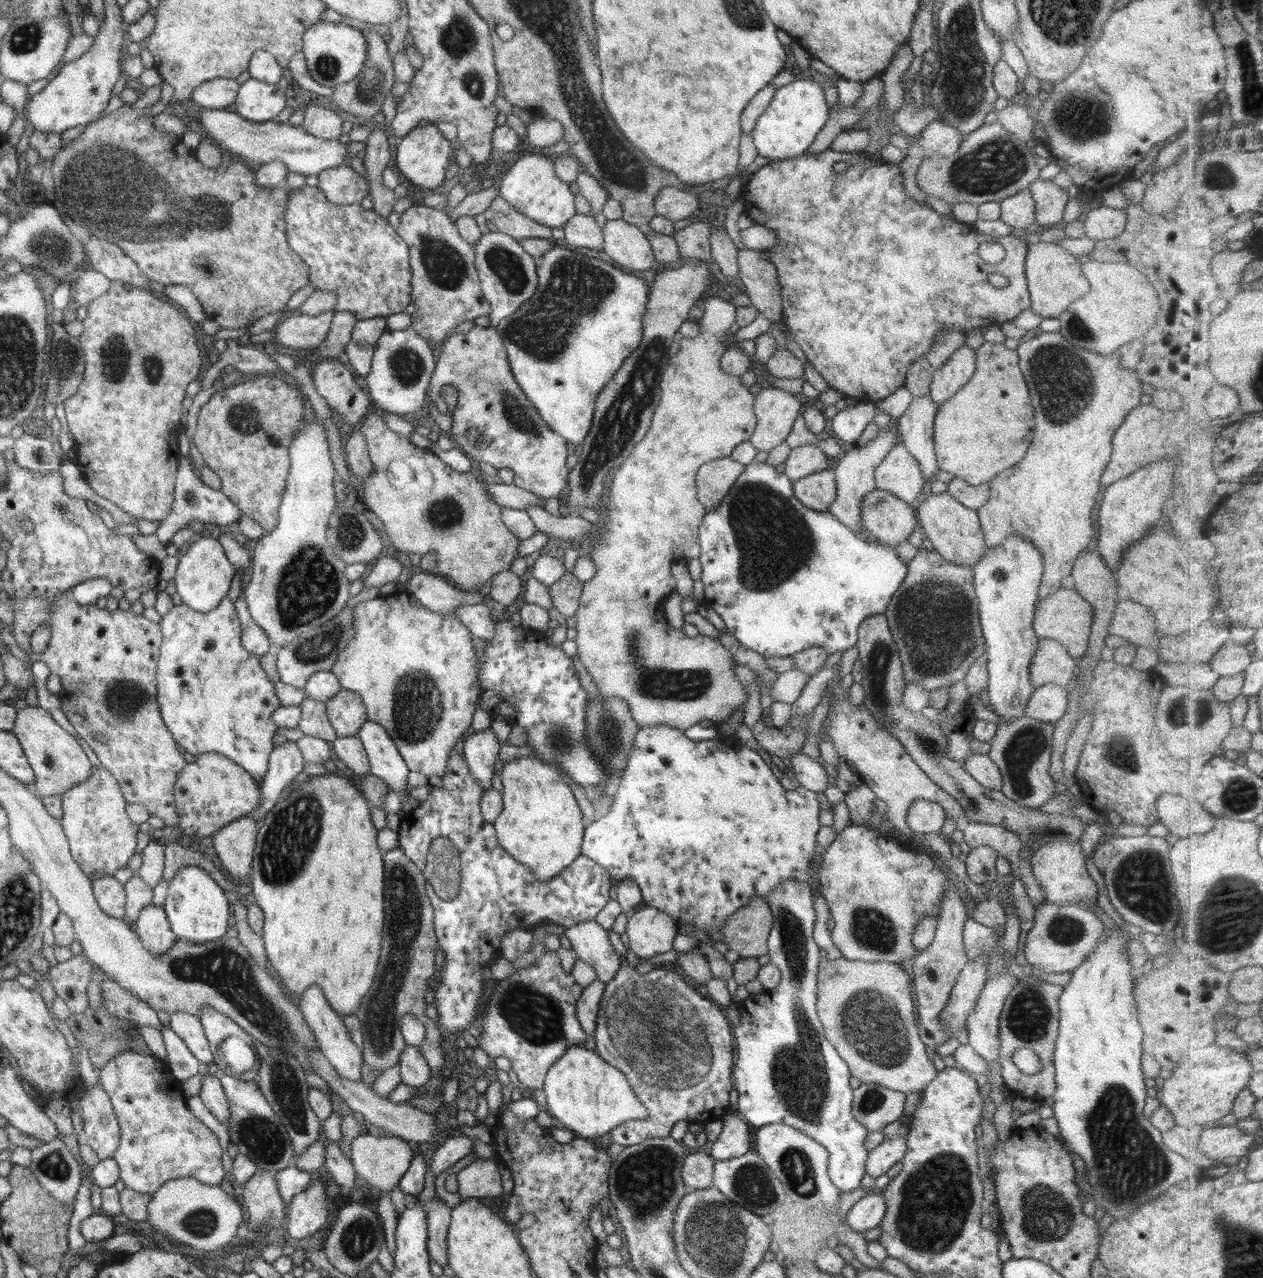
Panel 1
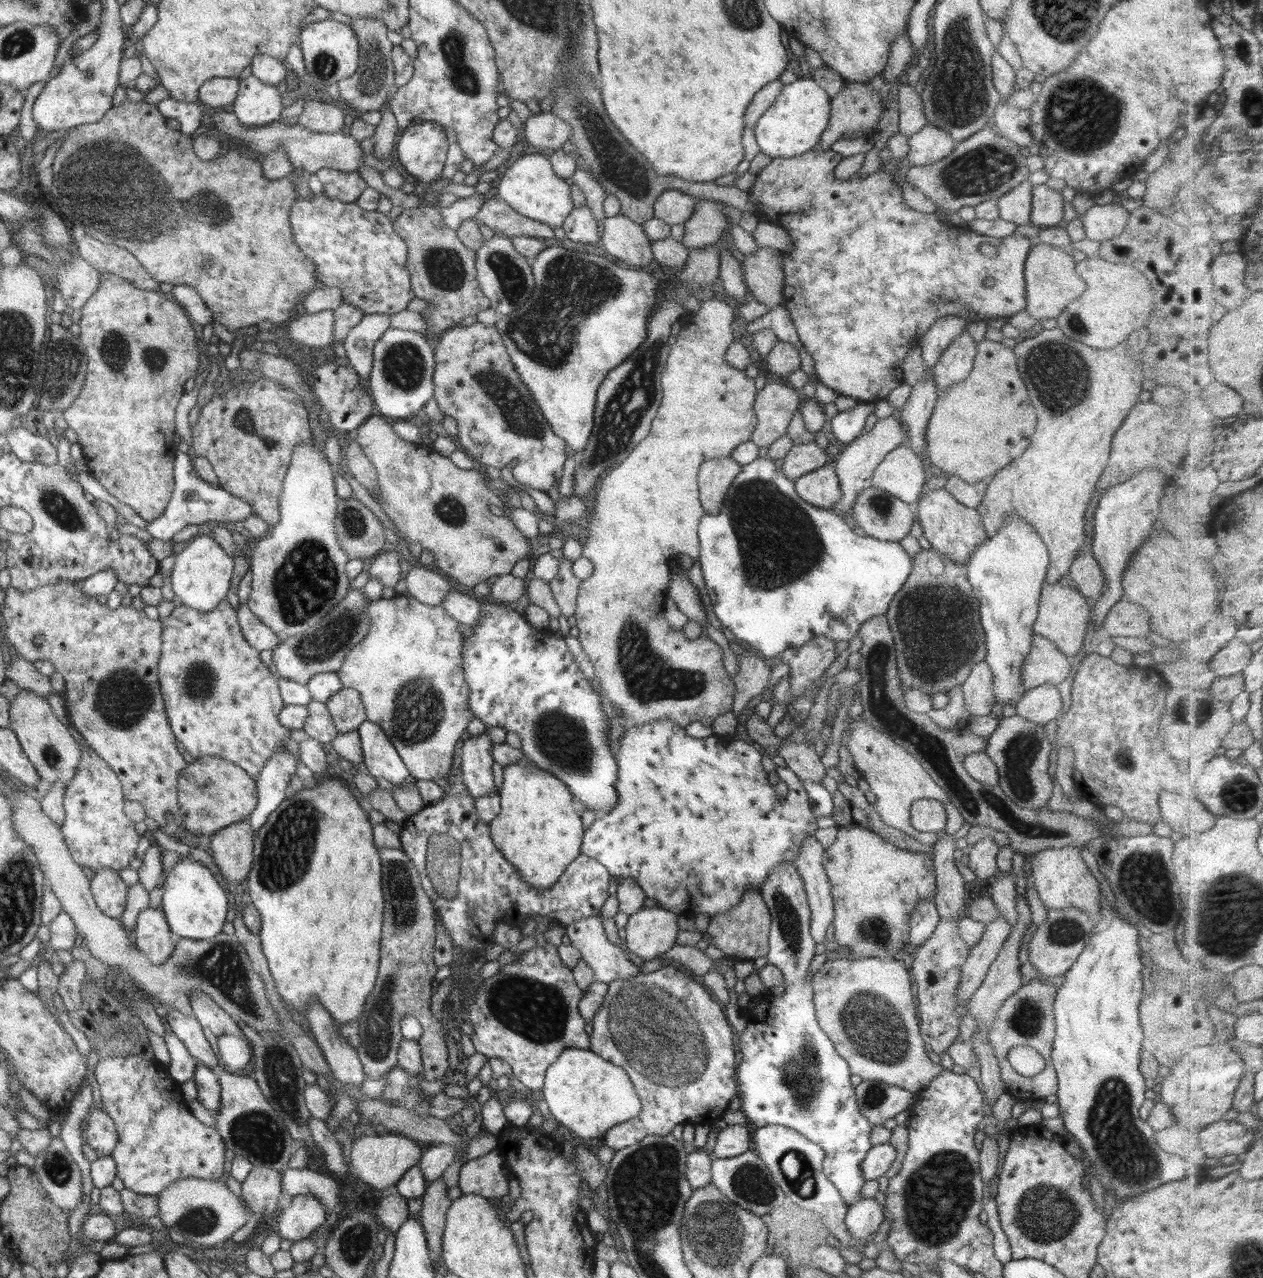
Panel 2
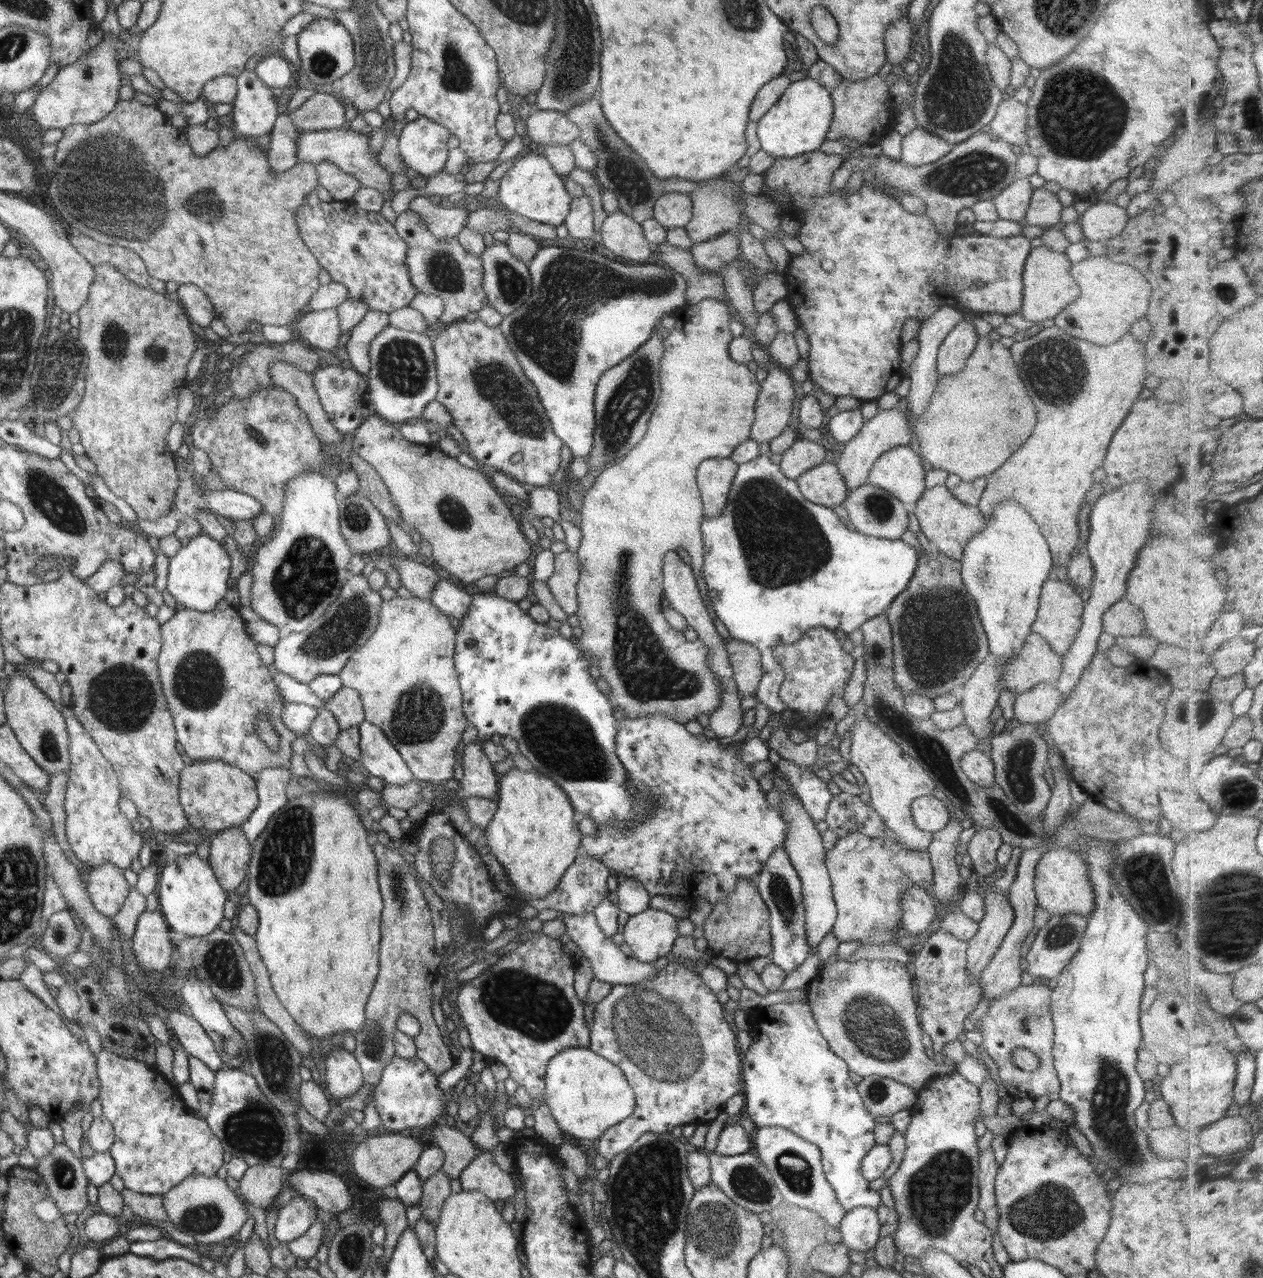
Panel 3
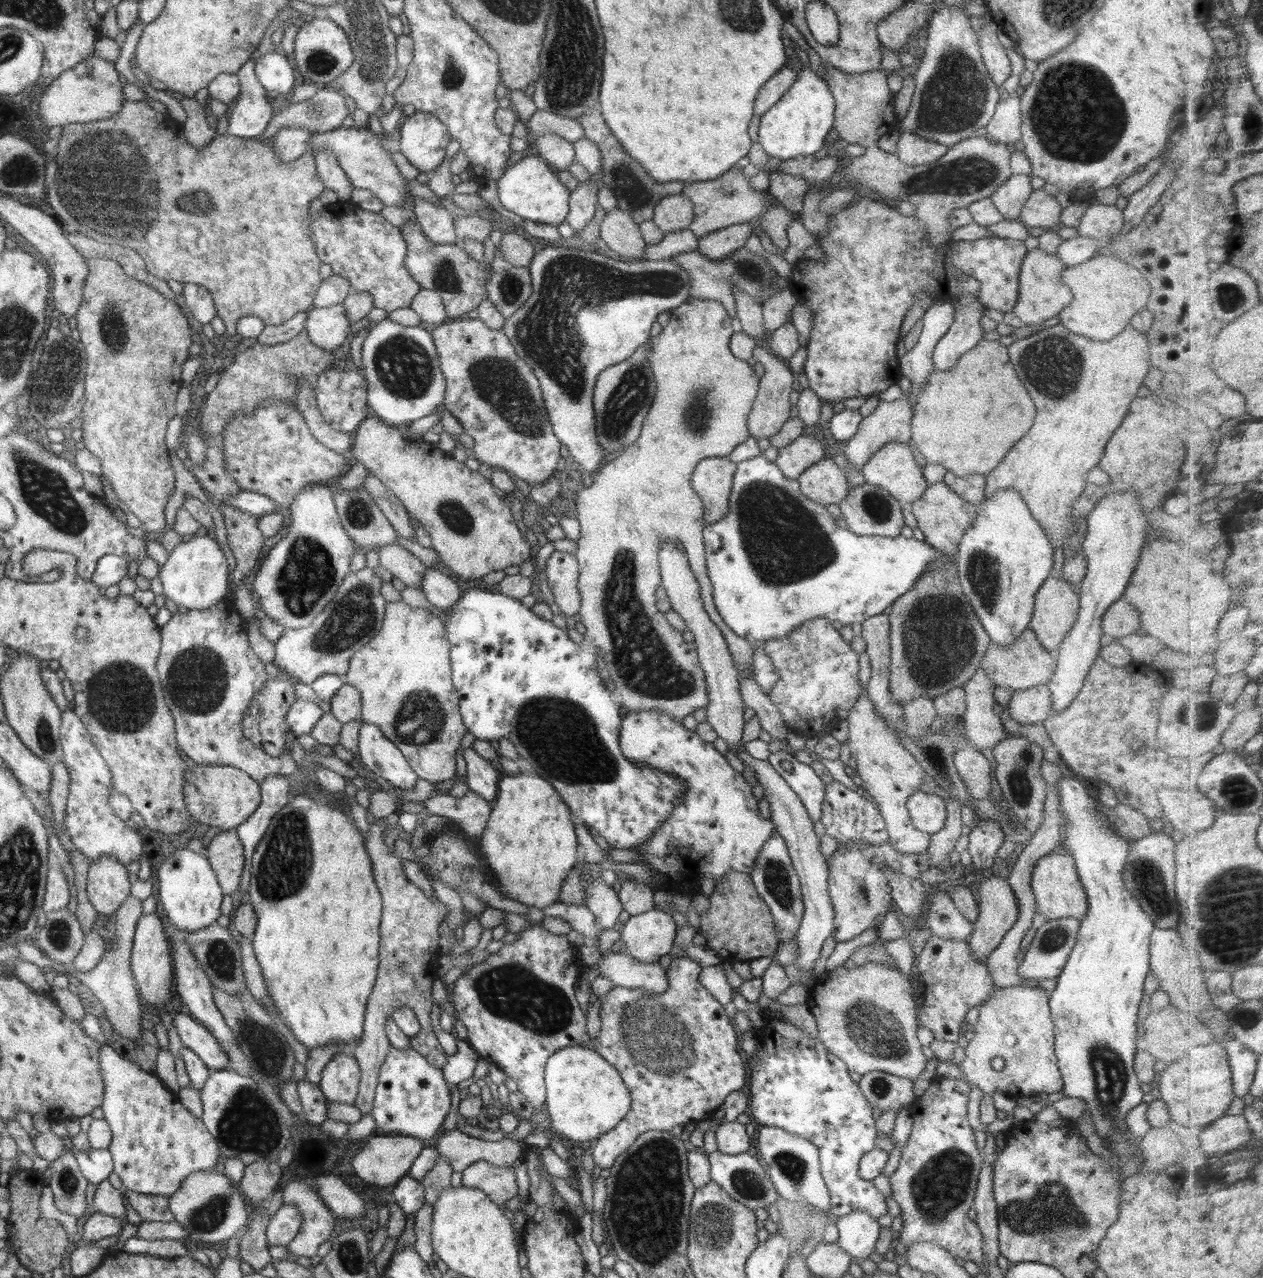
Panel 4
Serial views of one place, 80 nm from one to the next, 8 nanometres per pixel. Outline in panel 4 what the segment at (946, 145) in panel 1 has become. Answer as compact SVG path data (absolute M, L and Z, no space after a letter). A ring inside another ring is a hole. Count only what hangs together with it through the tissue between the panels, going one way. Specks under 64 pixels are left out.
M903 132L897 142L898 158L908 166L928 164L946 154L949 147L939 142L929 141L914 133Z

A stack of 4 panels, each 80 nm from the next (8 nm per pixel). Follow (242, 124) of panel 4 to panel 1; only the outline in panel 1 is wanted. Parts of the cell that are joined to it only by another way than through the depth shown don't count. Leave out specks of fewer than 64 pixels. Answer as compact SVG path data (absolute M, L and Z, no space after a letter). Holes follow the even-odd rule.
M255 78L239 85L235 98L234 112L252 122L276 120L278 114L286 108L285 89L277 84L268 84Z

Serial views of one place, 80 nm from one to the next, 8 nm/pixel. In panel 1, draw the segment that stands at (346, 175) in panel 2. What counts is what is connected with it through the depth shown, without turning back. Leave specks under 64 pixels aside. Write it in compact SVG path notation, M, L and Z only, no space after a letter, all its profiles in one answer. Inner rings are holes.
M349 164L322 170L318 180L317 187L333 204L360 205L369 194L368 182Z

